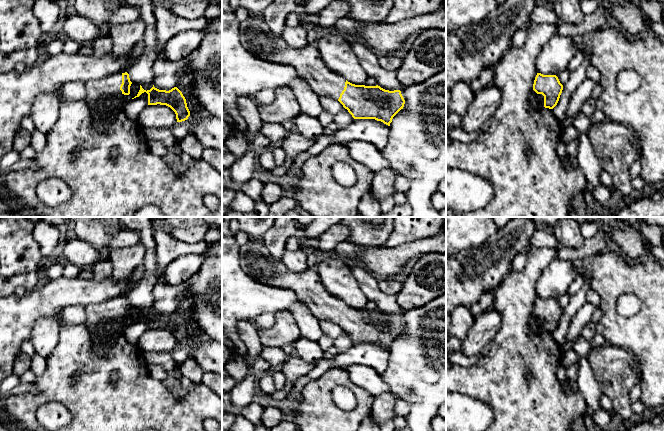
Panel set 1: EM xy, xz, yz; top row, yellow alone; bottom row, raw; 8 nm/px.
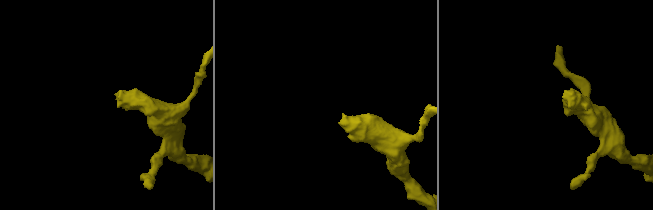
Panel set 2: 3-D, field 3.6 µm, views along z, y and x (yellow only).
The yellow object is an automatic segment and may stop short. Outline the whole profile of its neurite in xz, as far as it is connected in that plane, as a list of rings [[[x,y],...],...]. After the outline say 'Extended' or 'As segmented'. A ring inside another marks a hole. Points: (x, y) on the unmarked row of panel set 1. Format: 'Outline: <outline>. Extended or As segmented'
Outline: [[[250,240],[246,245],[241,246],[240,264],[241,268],[255,281],[294,291],[320,321],[338,324],[354,343],[375,343],[390,350],[393,341],[404,331],[405,324],[400,314],[389,315],[378,309],[355,309],[348,306],[327,291],[316,269],[307,269],[302,273],[292,272],[269,252],[263,241]]]. Extended

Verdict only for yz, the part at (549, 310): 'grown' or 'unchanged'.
grown

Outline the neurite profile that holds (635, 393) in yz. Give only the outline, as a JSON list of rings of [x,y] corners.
[[[637,383],[630,391],[629,398],[631,401],[631,404],[635,401],[639,400],[641,396],[641,387],[640,384]]]

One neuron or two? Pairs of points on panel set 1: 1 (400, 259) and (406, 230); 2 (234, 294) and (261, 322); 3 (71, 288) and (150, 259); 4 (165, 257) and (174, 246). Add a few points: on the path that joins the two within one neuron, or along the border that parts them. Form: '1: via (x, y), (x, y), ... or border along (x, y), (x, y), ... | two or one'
1: border along (426, 238), (395, 247), (385, 246) | two
2: border along (274, 313), (261, 313), (252, 321) | two
3: border along (142, 262), (146, 272) | two
4: via (166, 254), (171, 249) | one

